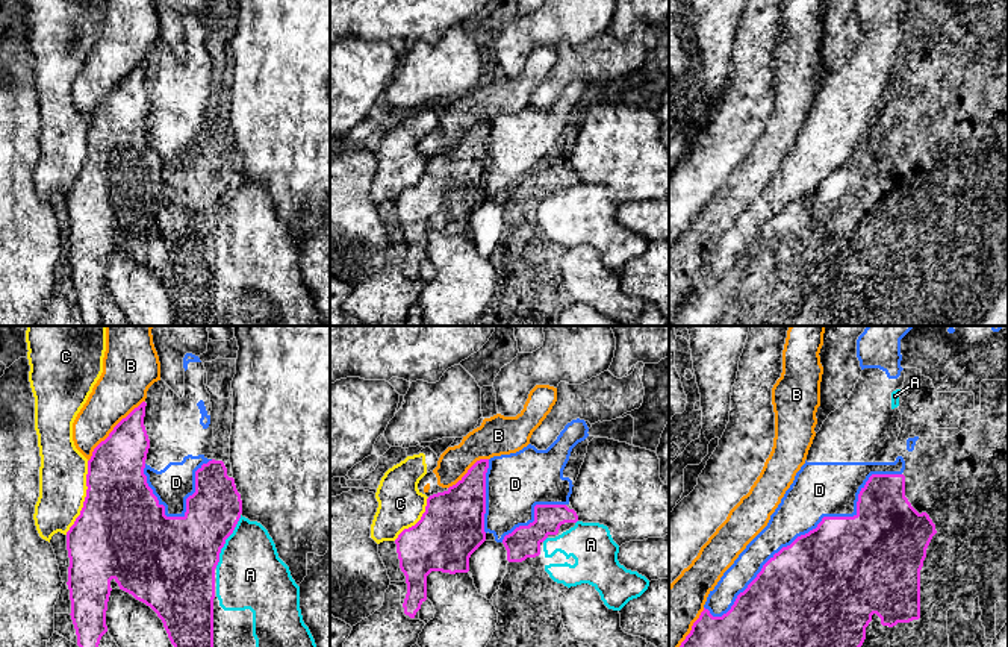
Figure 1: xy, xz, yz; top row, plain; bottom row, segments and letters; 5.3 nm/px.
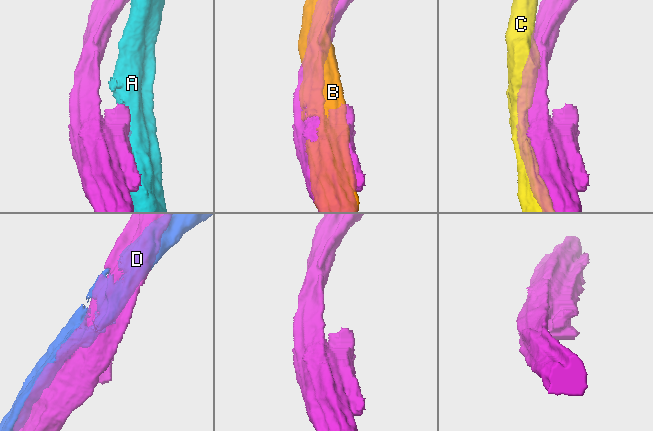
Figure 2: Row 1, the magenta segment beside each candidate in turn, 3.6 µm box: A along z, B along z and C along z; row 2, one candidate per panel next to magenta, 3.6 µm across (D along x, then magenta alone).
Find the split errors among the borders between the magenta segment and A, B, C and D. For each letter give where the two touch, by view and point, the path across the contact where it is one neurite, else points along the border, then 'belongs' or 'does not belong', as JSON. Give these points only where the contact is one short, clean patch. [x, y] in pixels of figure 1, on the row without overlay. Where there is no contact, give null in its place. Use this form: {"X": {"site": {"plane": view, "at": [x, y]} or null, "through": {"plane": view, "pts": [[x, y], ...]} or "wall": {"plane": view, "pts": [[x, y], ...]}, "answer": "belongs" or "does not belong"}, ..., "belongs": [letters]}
{"A": {"site": {"plane": "xy", "at": [224, 202]}, "answer": "does not belong"}, "B": {"site": {"plane": "xy", "at": [114, 90]}, "answer": "does not belong"}, "C": {"site": {"plane": "xy", "at": [85, 158]}, "answer": "does not belong"}, "D": {"site": {"plane": "yz", "at": [810, 191]}, "answer": "does not belong"}, "belongs": []}

